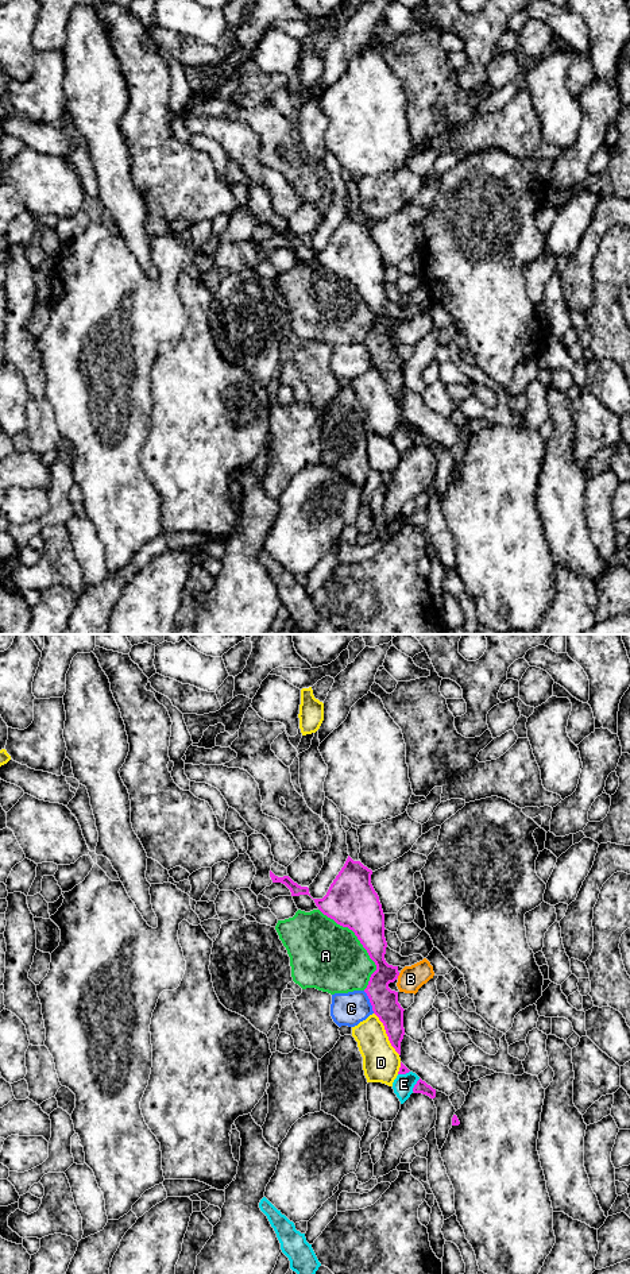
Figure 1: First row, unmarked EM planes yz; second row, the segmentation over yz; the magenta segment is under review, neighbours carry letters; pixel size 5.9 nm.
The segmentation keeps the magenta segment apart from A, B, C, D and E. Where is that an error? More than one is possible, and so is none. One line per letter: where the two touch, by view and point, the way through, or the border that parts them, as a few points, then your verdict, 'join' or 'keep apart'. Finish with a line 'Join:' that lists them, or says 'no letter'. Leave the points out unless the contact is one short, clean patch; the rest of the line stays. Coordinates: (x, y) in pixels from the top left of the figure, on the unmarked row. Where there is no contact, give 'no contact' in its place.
A: contact yz (360, 294); keep apart
B: contact yz (398, 327); border yz (399, 325), (397, 329); keep apart
C: contact yz (370, 354); border yz (363, 343), (374, 365); keep apart
D: contact yz (386, 385); keep apart
E: contact yz (414, 437); keep apart
Join: no letter

